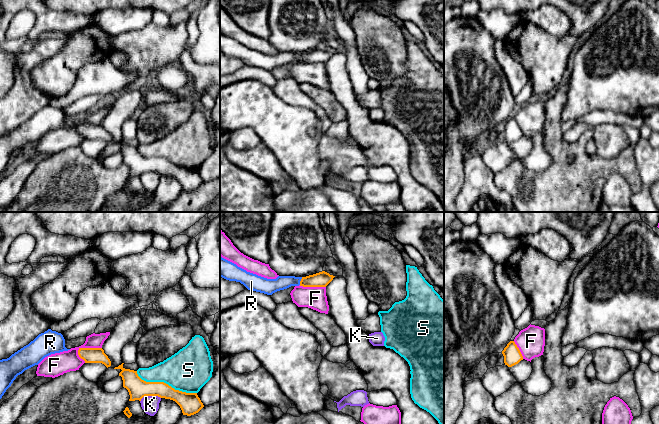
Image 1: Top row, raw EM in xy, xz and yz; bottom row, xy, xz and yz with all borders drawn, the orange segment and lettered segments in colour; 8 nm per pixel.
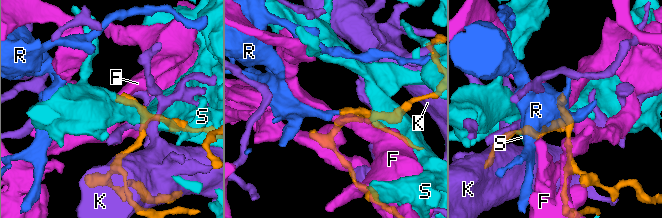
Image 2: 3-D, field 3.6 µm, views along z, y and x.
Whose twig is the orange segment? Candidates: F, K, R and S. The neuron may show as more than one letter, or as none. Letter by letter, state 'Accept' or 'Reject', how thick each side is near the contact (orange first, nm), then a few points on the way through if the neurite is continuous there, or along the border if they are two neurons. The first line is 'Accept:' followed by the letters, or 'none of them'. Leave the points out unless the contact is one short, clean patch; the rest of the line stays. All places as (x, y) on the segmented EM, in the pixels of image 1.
Accept: R
F: Reject. Thickness 130 nm (orange) against 170 nm. Boundary: xy (101, 347), (81, 347), (77, 354)
K: Reject. Thickness 160 nm (orange) against 140 nm
R: Accept. Thickness 120 nm (orange) against 120 nm. Path across: xz (322, 279), (300, 281), (286, 281), (270, 286)
S: Reject. Thickness 160 nm (orange) against 340 nm

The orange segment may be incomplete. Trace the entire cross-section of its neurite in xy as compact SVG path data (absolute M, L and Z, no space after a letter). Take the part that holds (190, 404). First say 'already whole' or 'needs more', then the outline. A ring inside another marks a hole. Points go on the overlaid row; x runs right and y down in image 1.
already whole | M123 364L114 369L122 370L119 376L122 377L123 387L129 392L129 401L141 401L145 396L158 396L170 399L175 401L180 406L183 415L187 416L198 413L204 407L197 393L175 390L164 382L146 382L138 376L137 371L125 369Z

